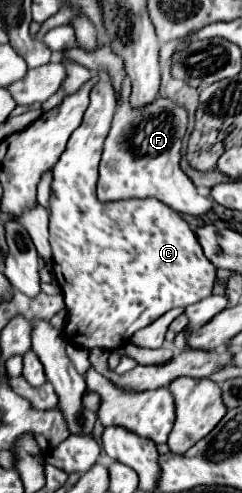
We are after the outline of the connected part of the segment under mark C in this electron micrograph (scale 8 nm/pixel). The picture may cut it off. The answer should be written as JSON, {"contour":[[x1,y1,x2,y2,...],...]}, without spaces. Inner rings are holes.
{"contour":[[105,74,91,92,91,104,85,112,81,126,71,134,67,150,61,154,53,168,51,184,51,208,49,208,49,242,53,248,53,272,63,290,69,318,65,322,65,338,85,350,103,348,115,350,141,328,149,326,161,314,171,308,185,308,195,304,213,292,215,266,207,262,189,224,167,210,153,198,147,200,121,200,99,202,97,200,97,166,101,160,103,142,109,134,115,114,115,92]]}

